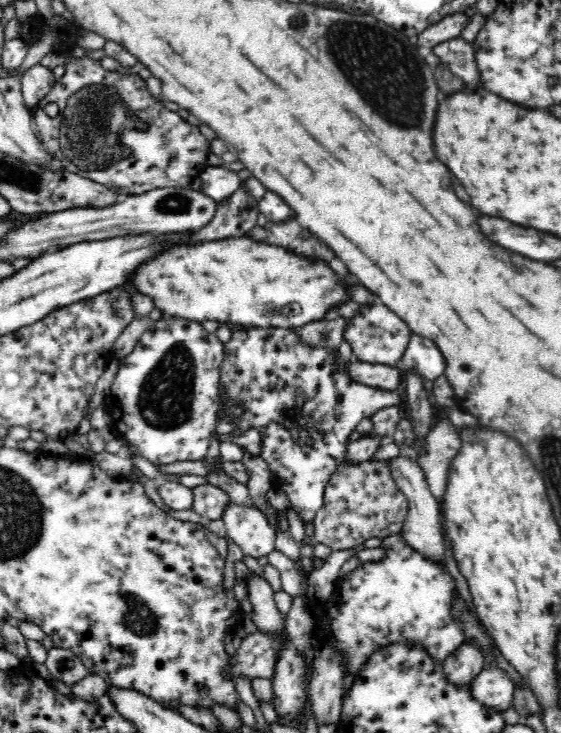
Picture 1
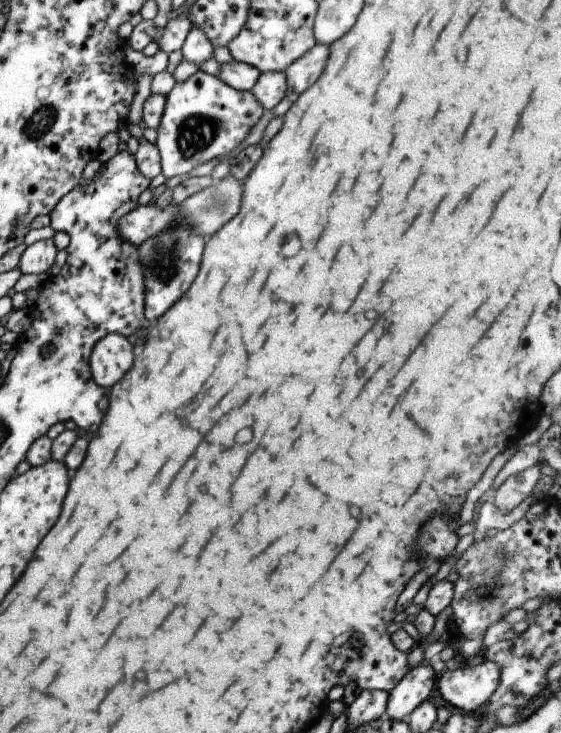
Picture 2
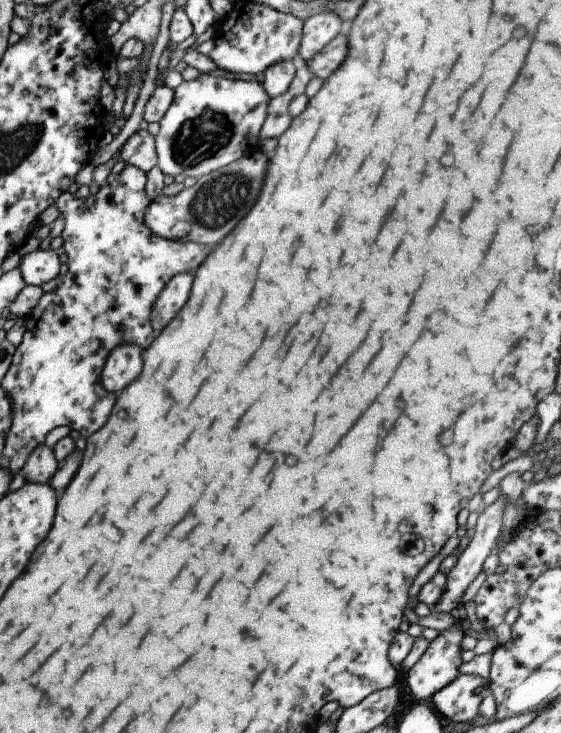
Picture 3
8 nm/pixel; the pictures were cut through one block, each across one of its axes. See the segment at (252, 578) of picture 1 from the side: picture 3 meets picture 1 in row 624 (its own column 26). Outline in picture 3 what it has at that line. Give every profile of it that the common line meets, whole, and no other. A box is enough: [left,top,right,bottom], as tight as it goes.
[19,250,59,285]

